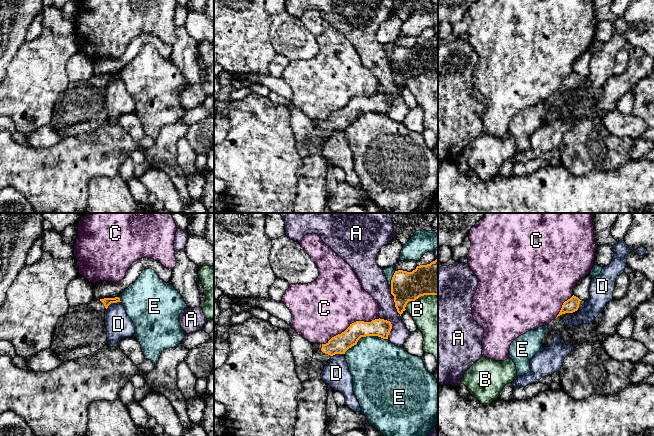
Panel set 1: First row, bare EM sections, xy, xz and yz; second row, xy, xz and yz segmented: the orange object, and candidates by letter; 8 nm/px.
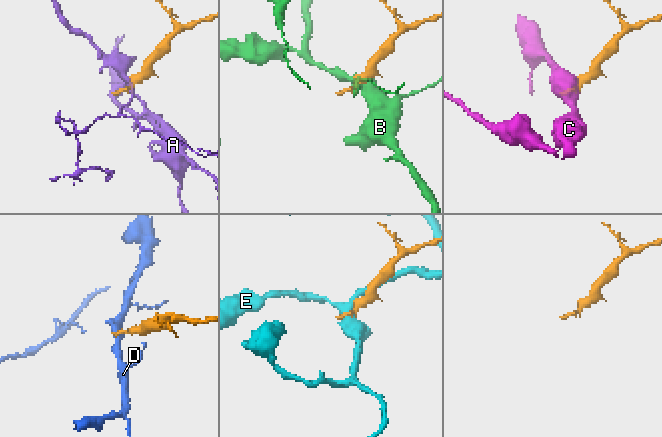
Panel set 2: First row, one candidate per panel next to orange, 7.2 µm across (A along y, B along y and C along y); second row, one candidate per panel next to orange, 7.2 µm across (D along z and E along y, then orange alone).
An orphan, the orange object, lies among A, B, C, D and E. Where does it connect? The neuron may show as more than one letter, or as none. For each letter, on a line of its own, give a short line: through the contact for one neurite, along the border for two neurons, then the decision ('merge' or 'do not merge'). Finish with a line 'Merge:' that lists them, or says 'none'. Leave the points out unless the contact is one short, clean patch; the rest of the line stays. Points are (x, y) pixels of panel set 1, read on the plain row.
A: do not merge
B: do not merge
C: do not merge
D: xy (120, 77), (111, 79), (106, 85) | do not merge
E: do not merge
Merge: none

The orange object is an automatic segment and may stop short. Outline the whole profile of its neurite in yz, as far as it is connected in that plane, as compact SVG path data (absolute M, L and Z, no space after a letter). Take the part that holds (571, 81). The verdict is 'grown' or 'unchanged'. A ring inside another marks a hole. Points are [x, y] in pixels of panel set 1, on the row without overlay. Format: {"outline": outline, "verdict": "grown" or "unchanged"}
{"outline": "M574 71L565 77L557 93L548 100L548 106L542 116L542 122L550 123L554 119L554 110L558 110L566 121L571 121L574 124L583 118L602 120L607 112L598 112L596 110L596 104L602 97L603 87L591 100L581 100L579 103L565 101L567 96L572 95L584 83L585 77L580 76Z", "verdict": "grown"}

